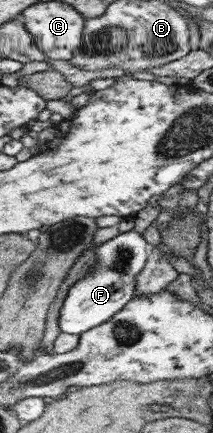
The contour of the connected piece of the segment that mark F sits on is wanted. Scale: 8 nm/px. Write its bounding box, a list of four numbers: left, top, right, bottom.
[58,231,152,336]

